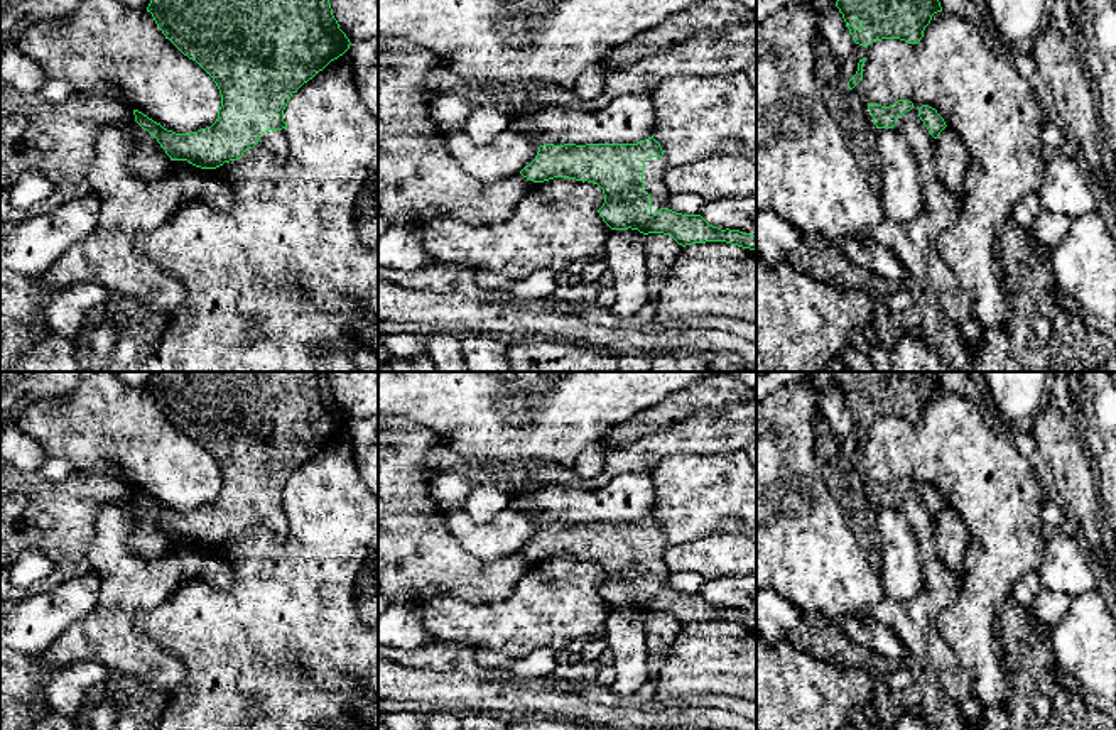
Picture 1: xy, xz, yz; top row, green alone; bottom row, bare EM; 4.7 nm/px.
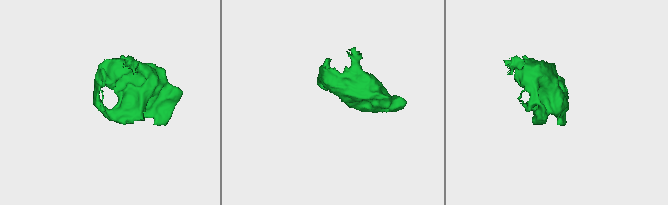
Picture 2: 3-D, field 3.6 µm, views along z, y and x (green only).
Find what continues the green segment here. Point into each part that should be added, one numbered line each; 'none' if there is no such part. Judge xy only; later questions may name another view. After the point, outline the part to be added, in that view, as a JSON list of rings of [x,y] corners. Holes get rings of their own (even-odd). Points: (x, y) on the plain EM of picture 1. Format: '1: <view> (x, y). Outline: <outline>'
1: xy (276, 519). Outline: [[[287,507],[268,509],[260,514],[260,519],[257,524],[268,527],[279,537],[285,537],[289,532],[289,510]]]

